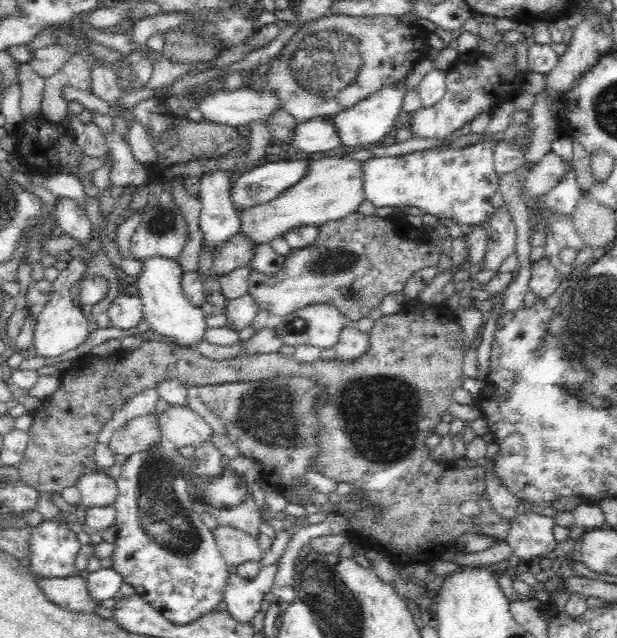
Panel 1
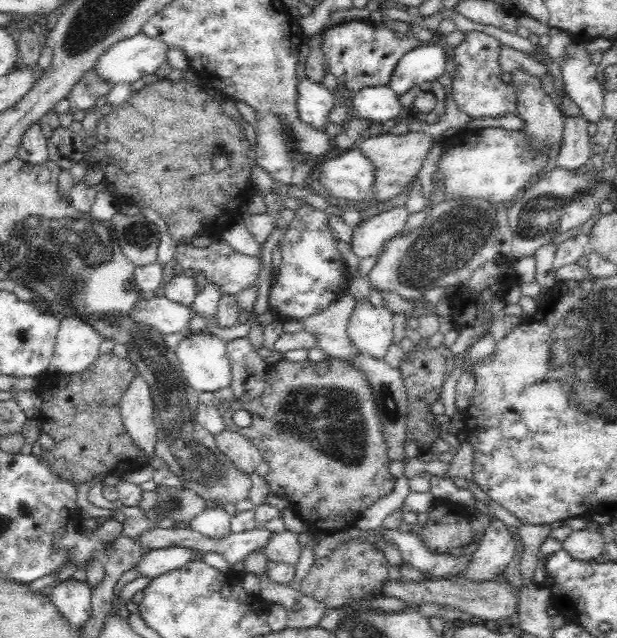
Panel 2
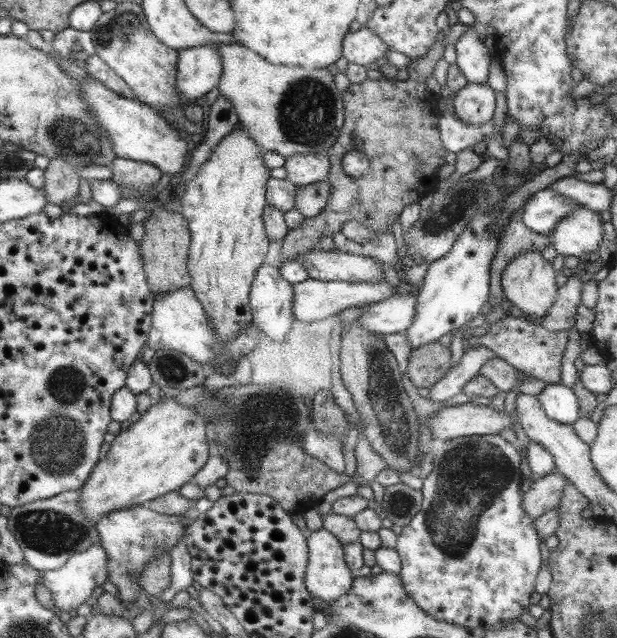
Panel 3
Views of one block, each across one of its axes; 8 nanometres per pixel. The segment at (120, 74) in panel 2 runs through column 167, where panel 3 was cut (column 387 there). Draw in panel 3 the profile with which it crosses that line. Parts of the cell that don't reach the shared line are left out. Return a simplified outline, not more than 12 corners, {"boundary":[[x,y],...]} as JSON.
{"boundary":[[361,27],[345,34],[341,56],[364,66],[385,59],[389,47]]}

